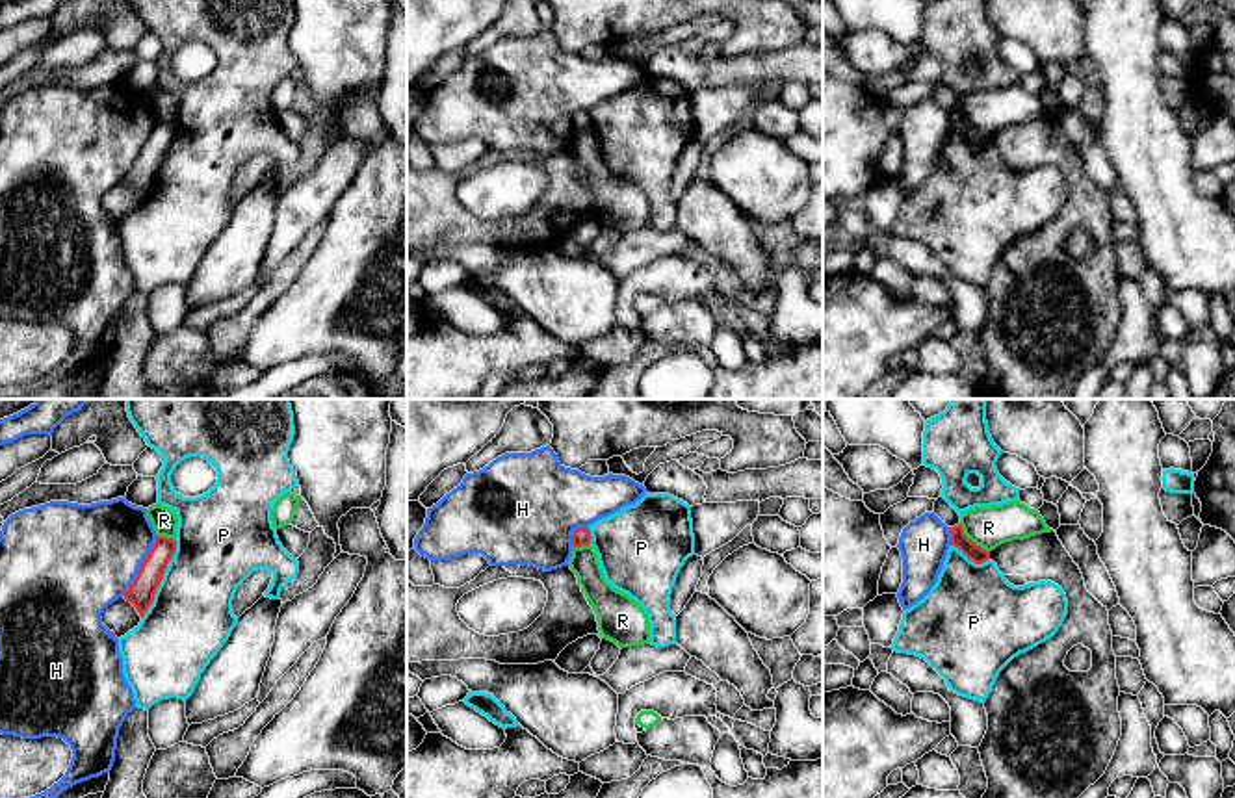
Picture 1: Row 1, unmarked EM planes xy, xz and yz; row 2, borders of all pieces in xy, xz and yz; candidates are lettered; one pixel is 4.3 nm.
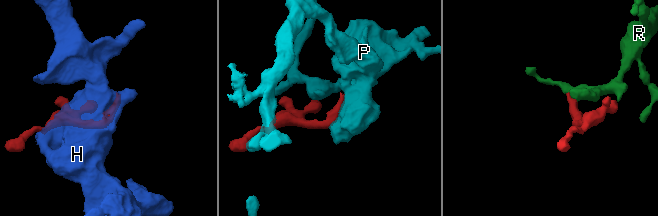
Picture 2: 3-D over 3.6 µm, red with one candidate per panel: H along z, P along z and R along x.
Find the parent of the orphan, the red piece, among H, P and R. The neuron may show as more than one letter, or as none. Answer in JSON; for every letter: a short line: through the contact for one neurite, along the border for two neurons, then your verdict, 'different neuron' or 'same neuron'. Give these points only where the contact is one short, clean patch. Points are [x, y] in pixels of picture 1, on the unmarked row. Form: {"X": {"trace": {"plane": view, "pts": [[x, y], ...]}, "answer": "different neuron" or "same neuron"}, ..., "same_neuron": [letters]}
{"H": {"answer": "different neuron"}, "P": {"answer": "different neuron"}, "R": {"trace": {"plane": "yz", "pts": [[959, 108], [988, 138]]}, "answer": "different neuron"}, "same_neuron": []}

